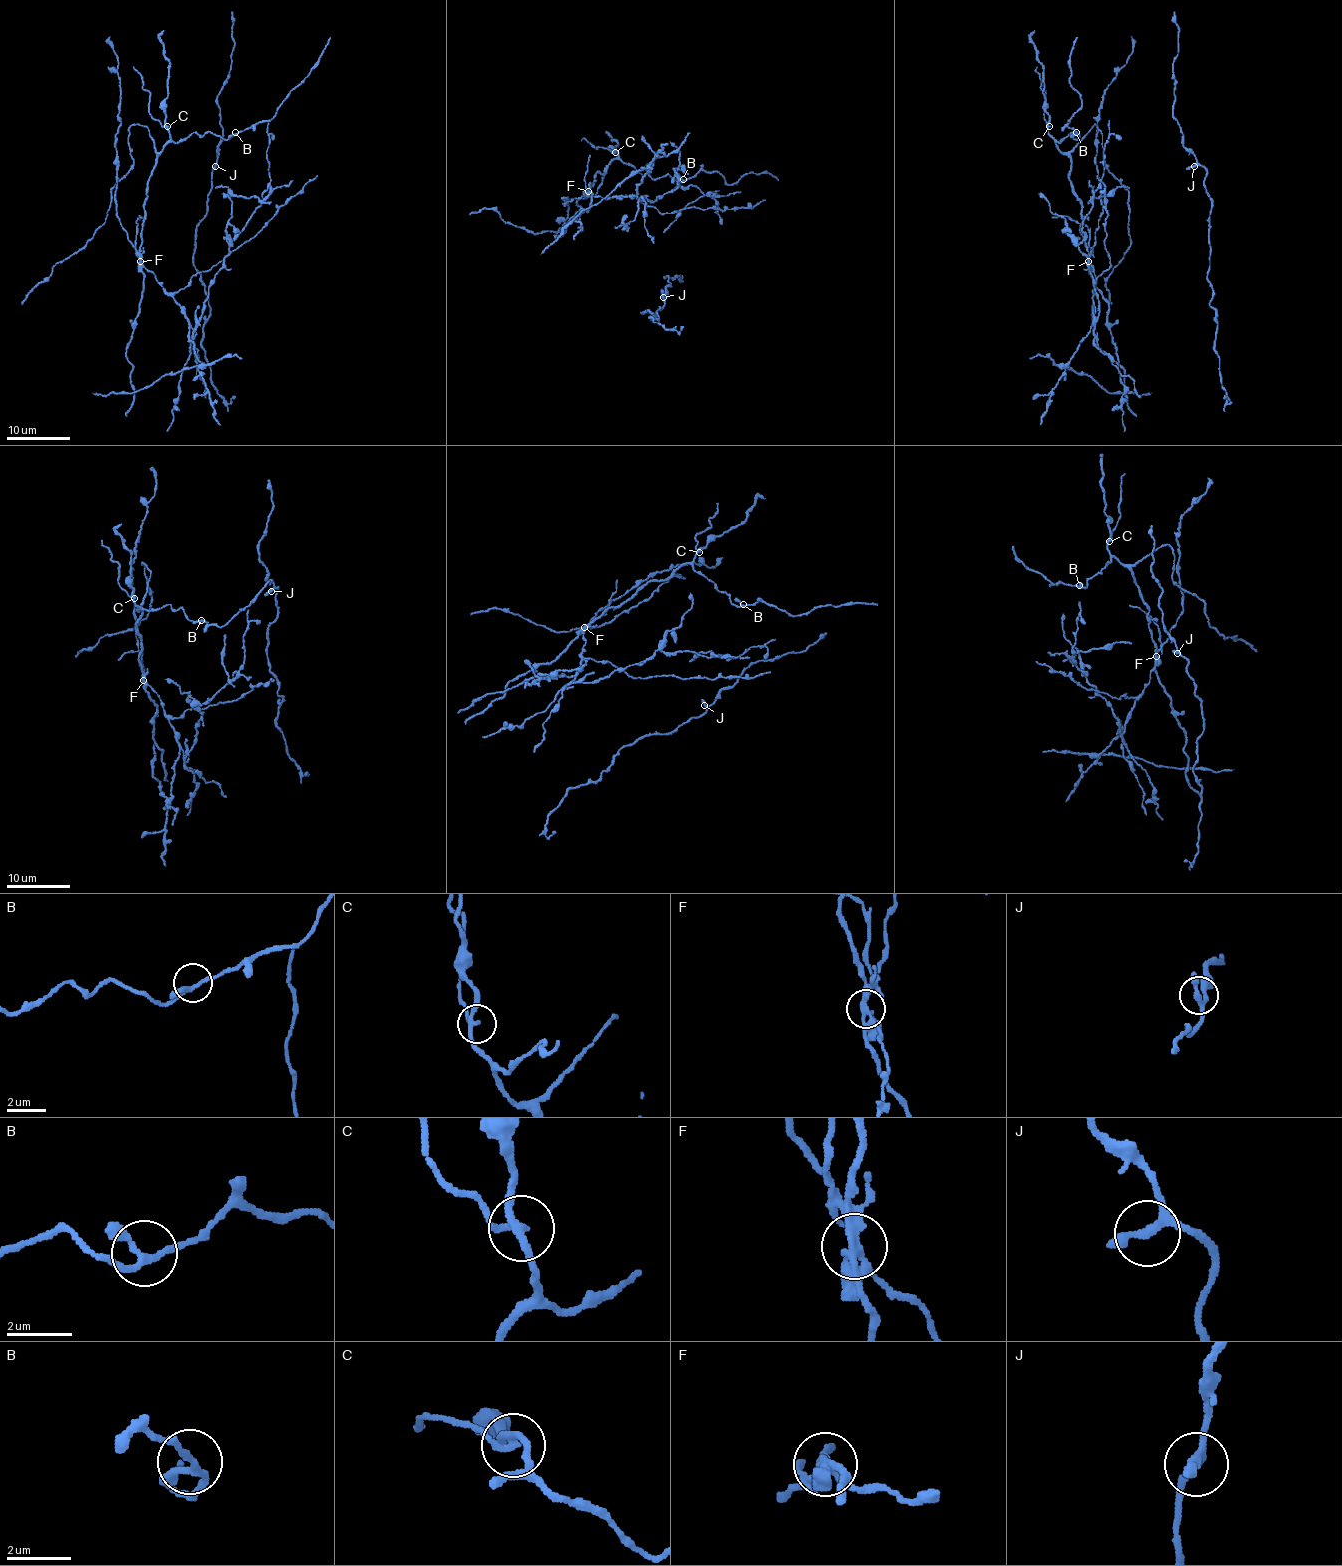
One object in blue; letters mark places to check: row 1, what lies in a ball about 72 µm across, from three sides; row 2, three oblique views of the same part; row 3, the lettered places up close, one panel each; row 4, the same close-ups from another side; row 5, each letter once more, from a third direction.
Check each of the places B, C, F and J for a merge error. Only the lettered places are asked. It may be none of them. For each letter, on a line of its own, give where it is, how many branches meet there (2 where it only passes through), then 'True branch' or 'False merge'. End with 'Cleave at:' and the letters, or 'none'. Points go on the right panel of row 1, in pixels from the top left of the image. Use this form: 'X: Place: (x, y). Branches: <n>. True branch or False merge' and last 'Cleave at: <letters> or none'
B: Place: (1076, 132). Branches: 3. True branch
C: Place: (1049, 126). Branches: 3. False merge
F: Place: (1088, 261). Branches: 3. False merge
J: Place: (1194, 166). Branches: 3. True branch
Cleave at: C, F

